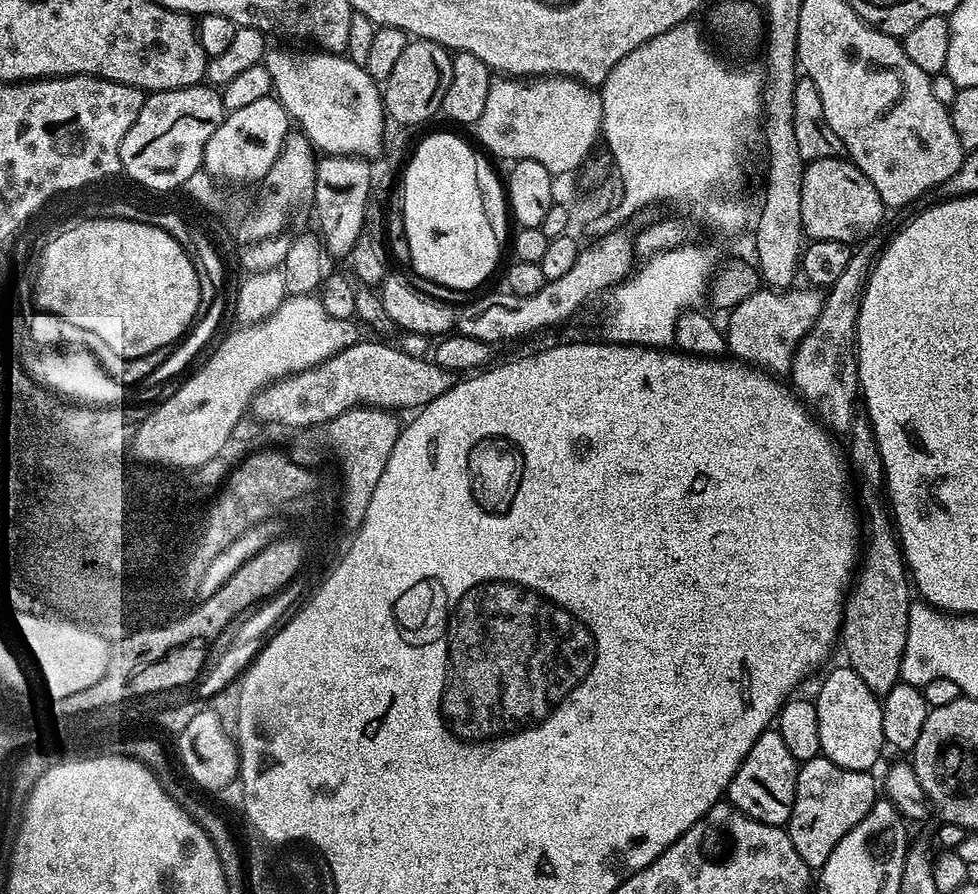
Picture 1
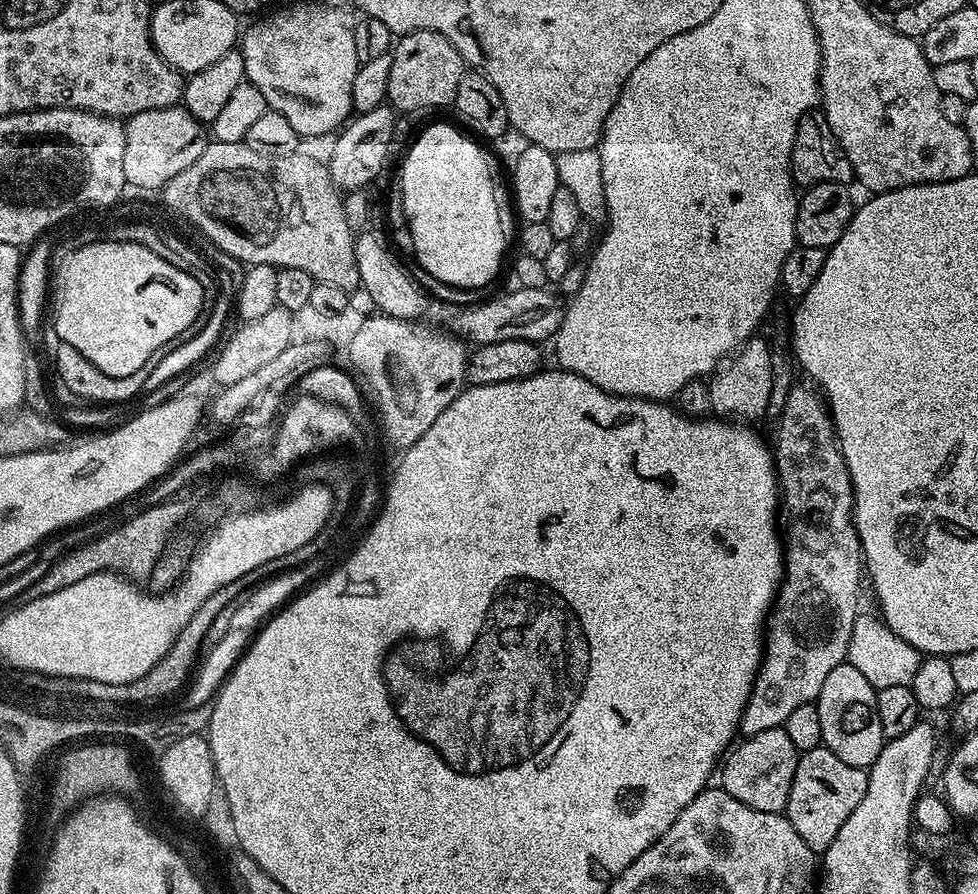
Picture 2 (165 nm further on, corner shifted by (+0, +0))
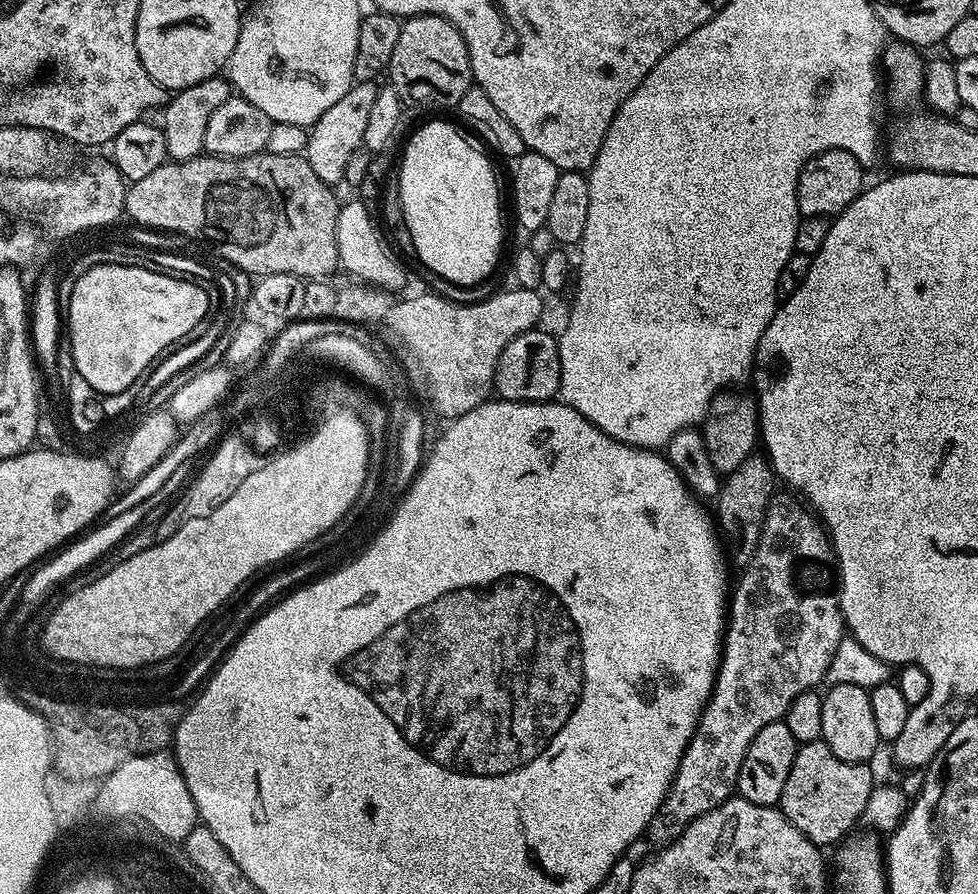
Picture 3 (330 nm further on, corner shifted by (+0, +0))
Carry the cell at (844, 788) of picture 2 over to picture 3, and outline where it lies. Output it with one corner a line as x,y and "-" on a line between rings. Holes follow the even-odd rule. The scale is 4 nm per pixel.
823,739
799,745
794,766
790,766
790,774
786,777
786,786
782,786
778,807
791,824
810,838
810,842
818,846
835,845
849,835
847,832
852,827
861,823
874,787
870,769
868,764
842,762

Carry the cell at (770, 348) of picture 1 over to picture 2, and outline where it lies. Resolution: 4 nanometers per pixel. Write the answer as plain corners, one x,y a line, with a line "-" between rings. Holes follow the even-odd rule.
753,338
740,345
735,355
721,360
707,377
710,406
717,417
752,422
748,420
756,420
767,413
772,385
772,350
767,339
760,339

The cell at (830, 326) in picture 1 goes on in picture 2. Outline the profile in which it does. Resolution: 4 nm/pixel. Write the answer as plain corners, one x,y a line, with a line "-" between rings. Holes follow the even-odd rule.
793,386
778,418
777,424
780,425
776,428
774,459
778,481
778,524
782,529
784,545
784,574
776,590
776,599
772,601
772,610
768,613
760,669
756,671
756,681
740,719
738,732
744,738
783,726
798,706
816,701
830,670
847,661
850,630
854,630
854,622
861,611
862,553
852,514
856,500
852,497
850,470
846,470
846,462
840,453
827,400
815,387
807,387

